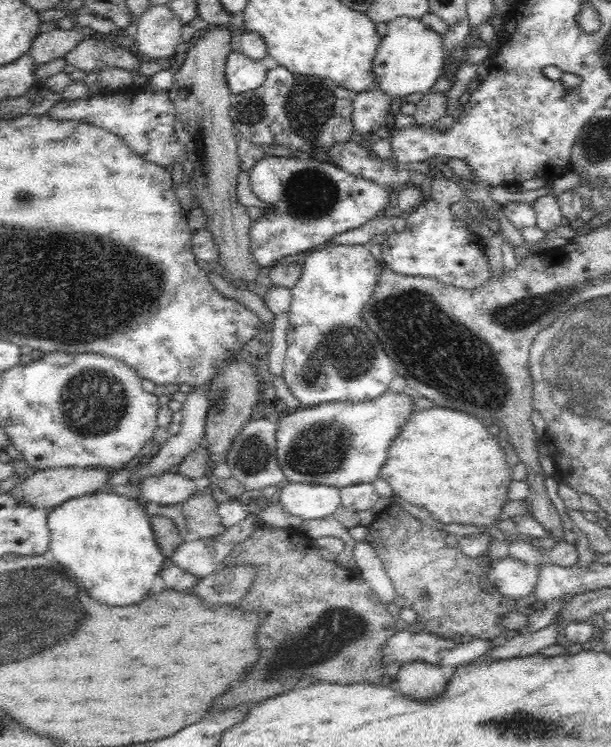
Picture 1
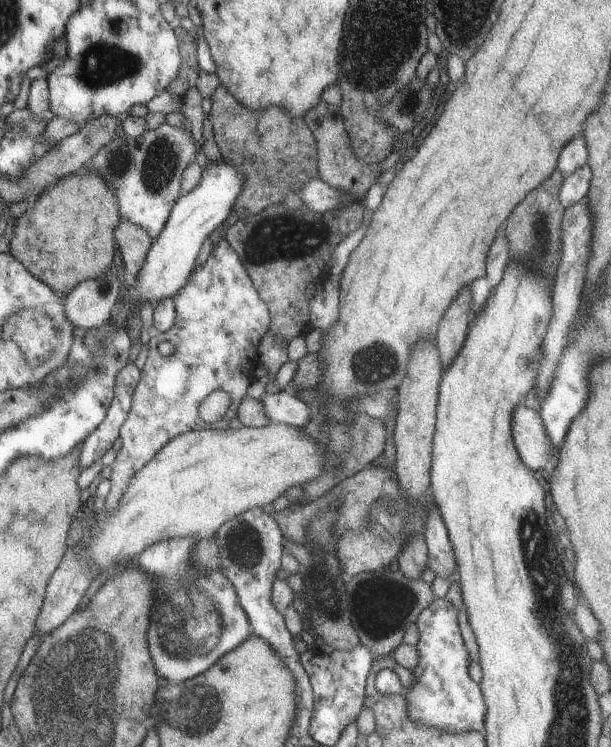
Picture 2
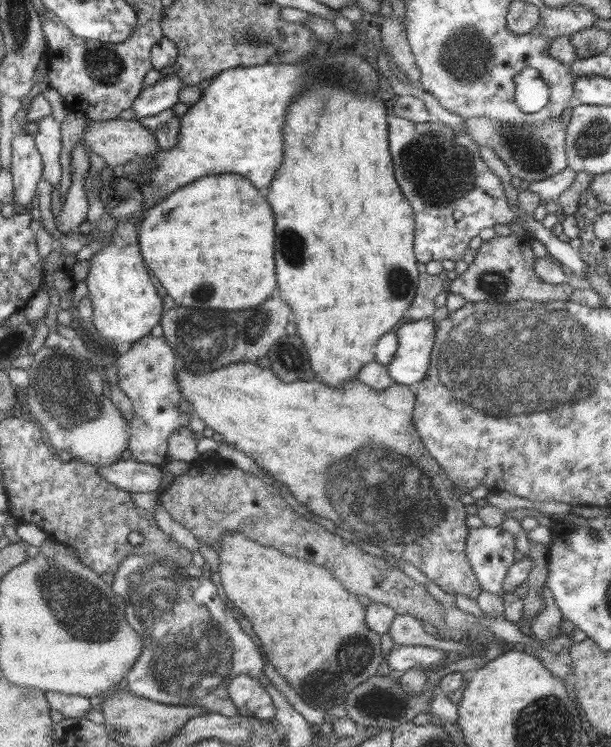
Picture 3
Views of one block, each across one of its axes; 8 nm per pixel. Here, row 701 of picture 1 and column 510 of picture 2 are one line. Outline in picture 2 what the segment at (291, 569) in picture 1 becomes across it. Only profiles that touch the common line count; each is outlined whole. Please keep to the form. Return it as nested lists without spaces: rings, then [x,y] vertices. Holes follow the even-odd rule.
[[[553,170],[545,182],[541,182],[535,190],[531,190],[509,214],[505,220],[505,238],[509,246],[509,258],[521,264],[527,272],[539,274],[543,278],[554,278],[556,268],[561,258],[561,214],[563,206],[558,199],[559,186],[562,183],[562,174]]]

